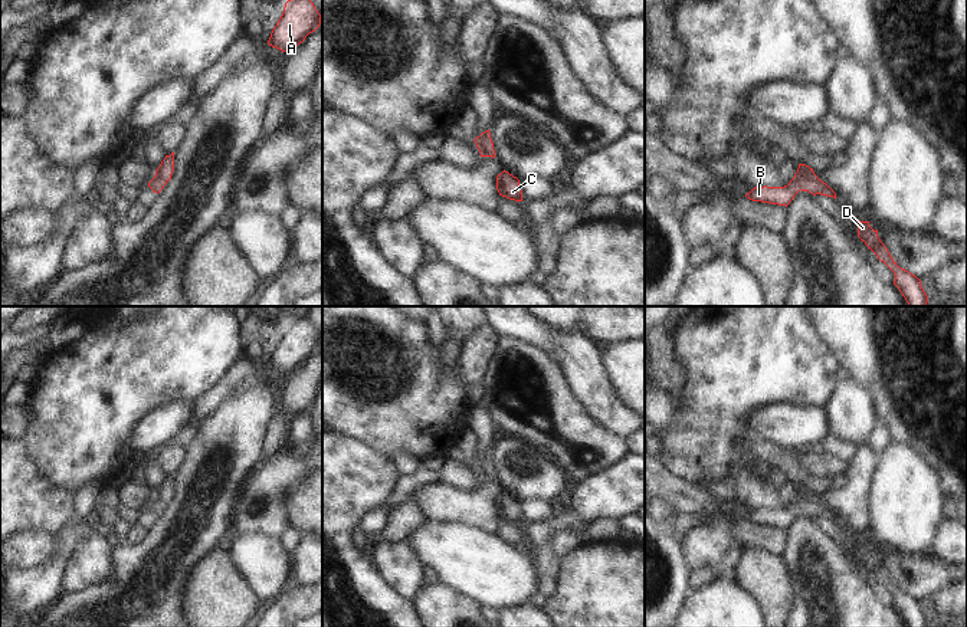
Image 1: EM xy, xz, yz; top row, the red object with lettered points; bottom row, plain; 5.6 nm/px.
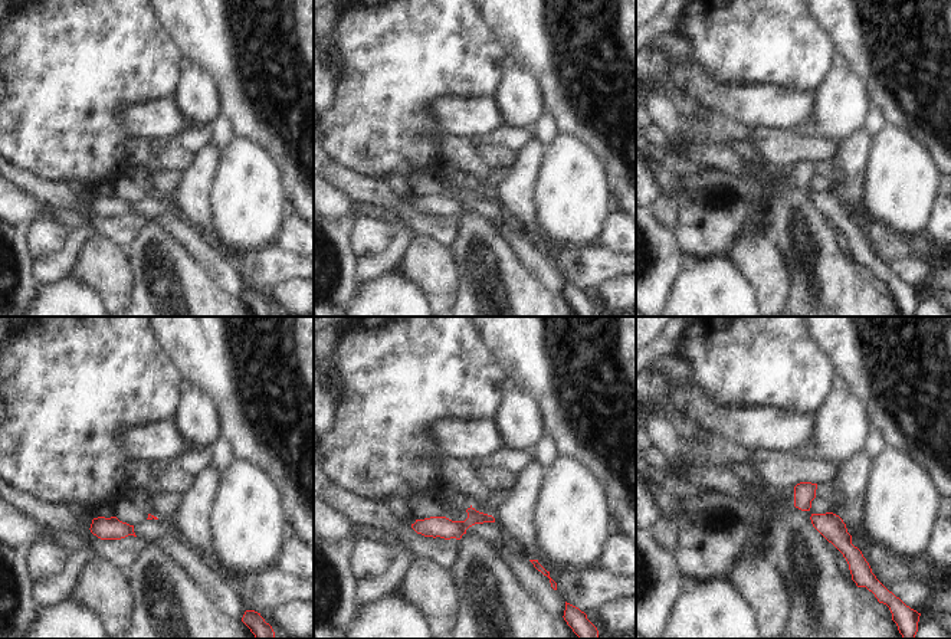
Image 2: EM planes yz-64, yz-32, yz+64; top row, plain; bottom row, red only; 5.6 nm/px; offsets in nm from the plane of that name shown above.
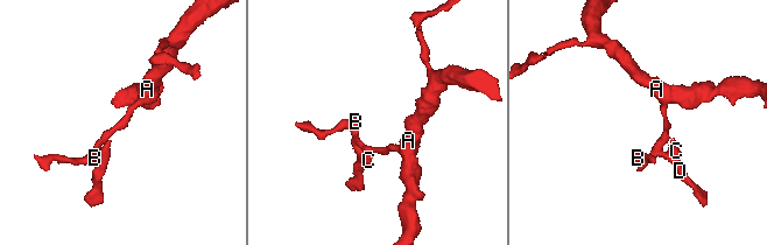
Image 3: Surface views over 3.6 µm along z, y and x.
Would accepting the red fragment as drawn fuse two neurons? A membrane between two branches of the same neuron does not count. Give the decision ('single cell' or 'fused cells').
fused cells

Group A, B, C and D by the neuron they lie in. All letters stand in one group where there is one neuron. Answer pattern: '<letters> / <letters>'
A B / C D

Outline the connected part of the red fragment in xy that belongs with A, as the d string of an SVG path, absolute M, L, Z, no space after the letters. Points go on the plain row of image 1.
M307 319L291 321L273 349L268 367L282 374L292 374L305 360L321 347L321 337Z

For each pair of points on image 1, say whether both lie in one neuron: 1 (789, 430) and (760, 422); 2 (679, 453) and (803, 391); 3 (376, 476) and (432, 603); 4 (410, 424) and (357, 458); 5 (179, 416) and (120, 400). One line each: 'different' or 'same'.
1: same
2: same
3: different
4: different
5: different

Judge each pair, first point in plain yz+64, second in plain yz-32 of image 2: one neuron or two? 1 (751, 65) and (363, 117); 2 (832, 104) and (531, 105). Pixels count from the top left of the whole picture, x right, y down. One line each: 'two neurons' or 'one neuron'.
1: one neuron
2: one neuron

